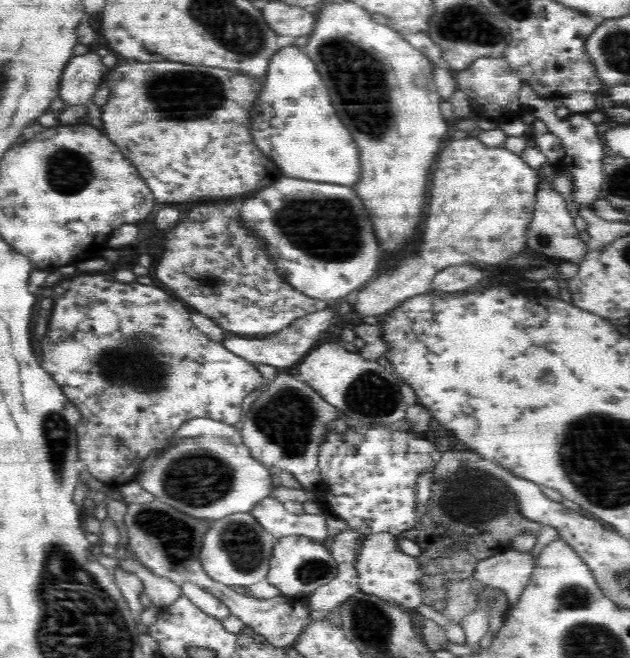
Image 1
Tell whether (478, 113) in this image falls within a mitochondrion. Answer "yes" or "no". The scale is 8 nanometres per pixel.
no

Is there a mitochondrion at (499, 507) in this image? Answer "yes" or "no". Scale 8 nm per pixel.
yes

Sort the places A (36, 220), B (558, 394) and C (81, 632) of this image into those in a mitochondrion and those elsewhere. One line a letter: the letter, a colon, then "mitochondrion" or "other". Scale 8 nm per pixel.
A: other
B: other
C: mitochondrion

